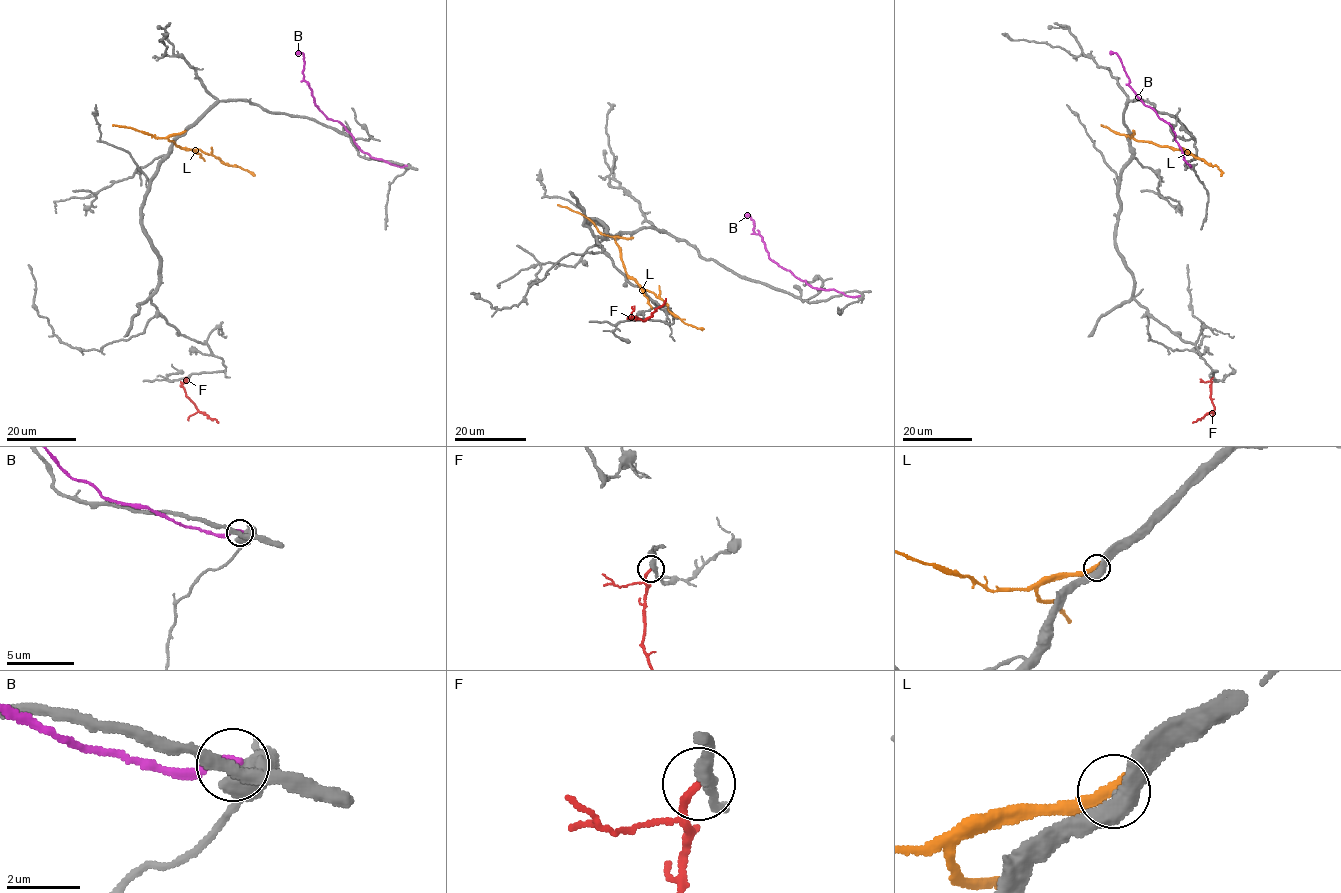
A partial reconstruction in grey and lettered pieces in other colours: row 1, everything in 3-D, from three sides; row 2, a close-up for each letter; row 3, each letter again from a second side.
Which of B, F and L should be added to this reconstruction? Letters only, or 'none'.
none

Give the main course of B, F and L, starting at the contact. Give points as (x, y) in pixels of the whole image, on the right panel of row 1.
B: (1189, 166), (1183, 160), (1173, 129), (1144, 105), (1129, 85), (1121, 60), (1111, 53)
F: (1212, 377), (1210, 395), (1214, 410), (1192, 422)
L: (1133, 132), (1134, 138), (1184, 150), (1215, 165), (1222, 176)

